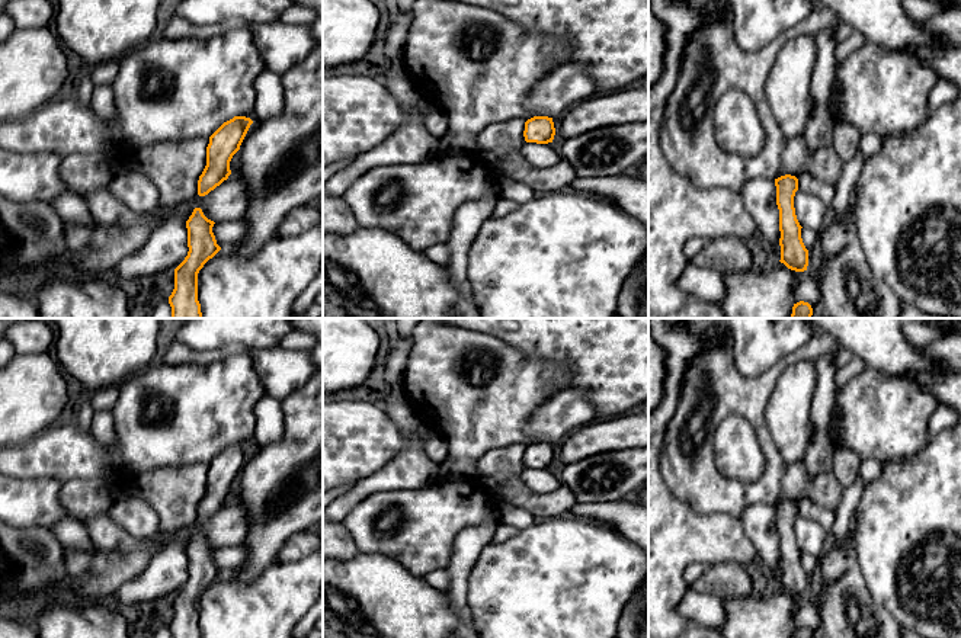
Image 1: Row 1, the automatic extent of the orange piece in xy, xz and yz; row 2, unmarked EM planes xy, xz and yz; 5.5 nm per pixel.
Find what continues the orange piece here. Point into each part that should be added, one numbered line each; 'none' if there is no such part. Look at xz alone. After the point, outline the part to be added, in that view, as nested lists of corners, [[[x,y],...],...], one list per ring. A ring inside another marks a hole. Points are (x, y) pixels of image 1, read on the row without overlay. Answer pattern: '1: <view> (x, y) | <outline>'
1: xz (505, 464) | [[[515,443],[483,453],[475,467],[480,477],[494,478],[503,494],[503,503],[531,512],[538,520],[560,517],[577,503],[566,487],[548,494],[532,493],[523,485],[525,445]]]

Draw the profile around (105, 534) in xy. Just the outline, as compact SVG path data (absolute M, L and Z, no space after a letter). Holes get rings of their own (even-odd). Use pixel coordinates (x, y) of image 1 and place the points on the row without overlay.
M108 512L95 516L86 522L92 542L97 548L96 552L121 551L129 552L135 548L142 548L144 541L137 539L124 532L108 514Z

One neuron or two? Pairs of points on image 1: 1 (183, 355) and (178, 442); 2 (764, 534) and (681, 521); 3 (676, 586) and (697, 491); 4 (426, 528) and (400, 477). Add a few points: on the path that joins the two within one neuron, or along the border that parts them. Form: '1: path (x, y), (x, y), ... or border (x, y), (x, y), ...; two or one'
1: border (217, 359), (208, 364), (165, 362); two
2: border (739, 519), (756, 557); two
3: border (666, 487), (698, 512), (726, 513); two
4: border (431, 484), (422, 489), (381, 490), (374, 494); two

